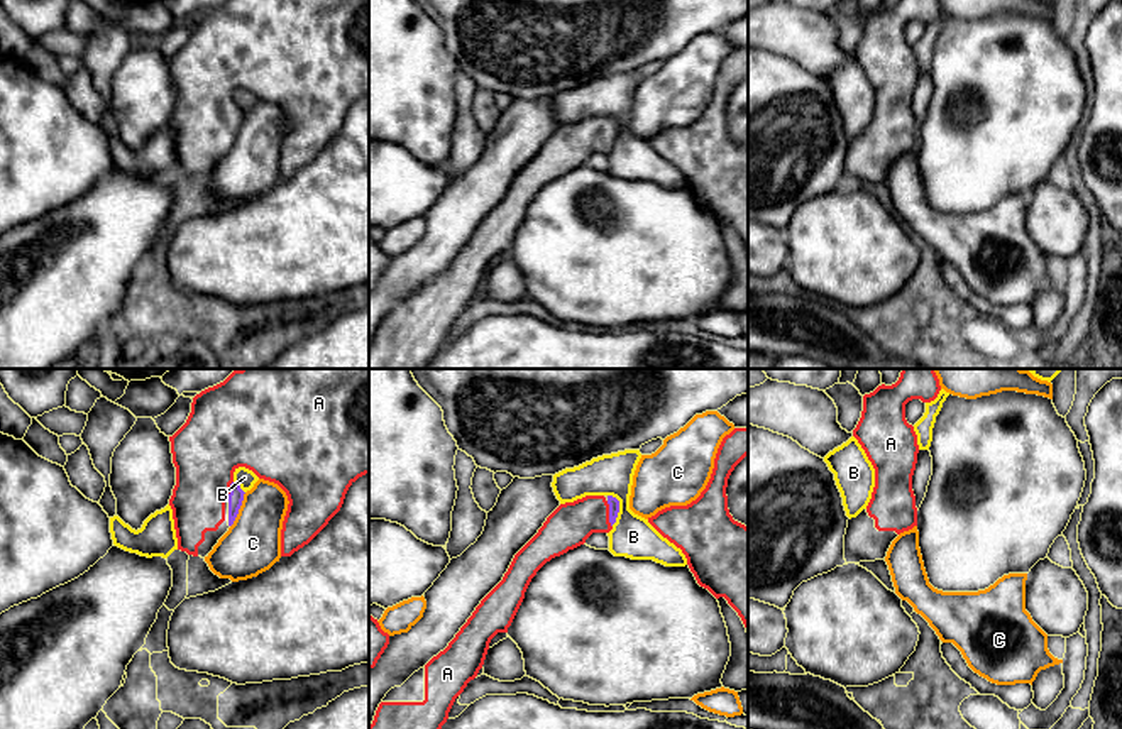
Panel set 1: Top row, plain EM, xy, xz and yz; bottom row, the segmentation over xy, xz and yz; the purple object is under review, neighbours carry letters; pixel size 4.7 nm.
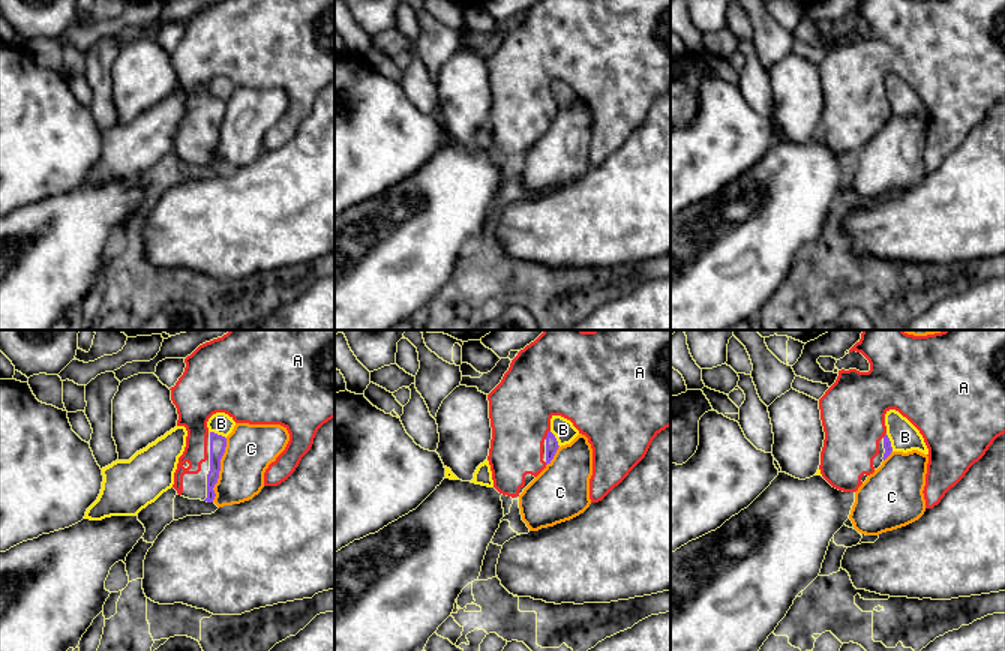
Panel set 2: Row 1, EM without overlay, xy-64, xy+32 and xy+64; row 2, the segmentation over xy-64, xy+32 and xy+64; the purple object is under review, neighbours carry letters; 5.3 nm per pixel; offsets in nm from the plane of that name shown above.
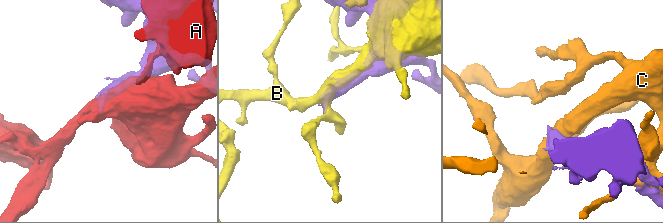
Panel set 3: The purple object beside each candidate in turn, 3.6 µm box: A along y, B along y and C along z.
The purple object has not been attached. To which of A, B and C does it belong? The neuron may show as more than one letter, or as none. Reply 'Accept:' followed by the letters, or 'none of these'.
Accept: A

